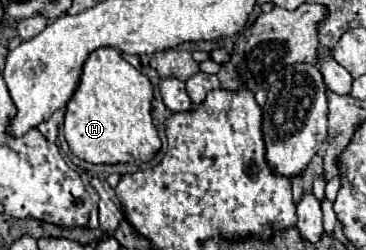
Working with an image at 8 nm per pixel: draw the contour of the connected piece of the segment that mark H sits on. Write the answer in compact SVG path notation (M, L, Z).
M115 48L95 50L81 74L81 82L67 102L65 140L71 152L91 164L143 164L161 150L159 132L151 116L153 86Z

